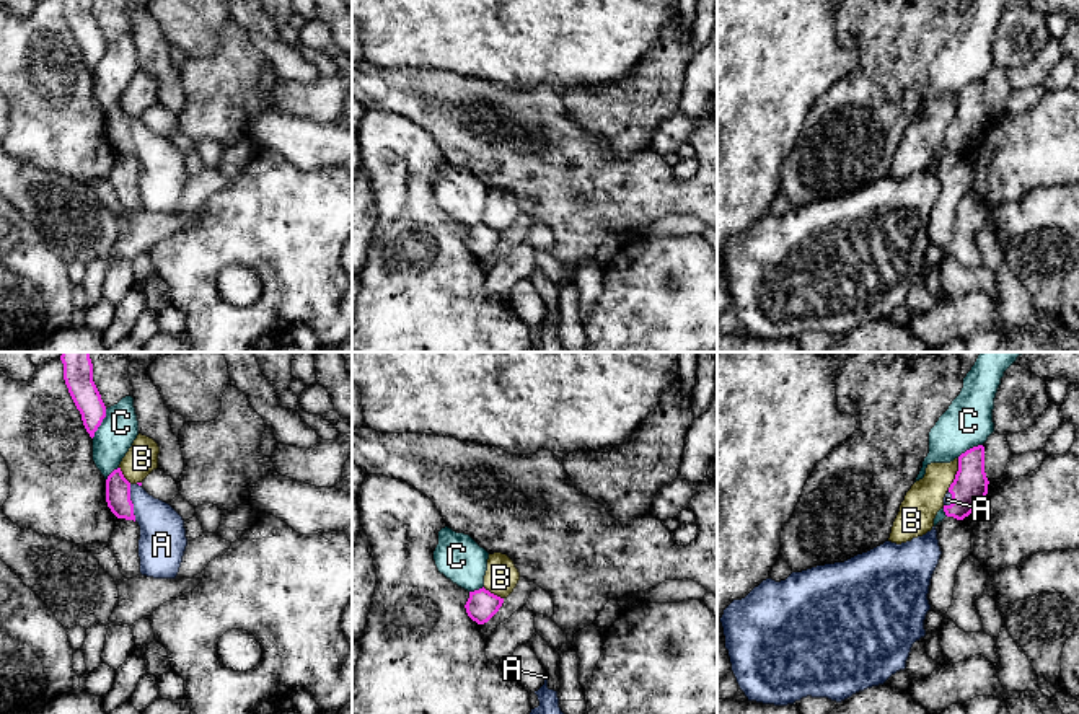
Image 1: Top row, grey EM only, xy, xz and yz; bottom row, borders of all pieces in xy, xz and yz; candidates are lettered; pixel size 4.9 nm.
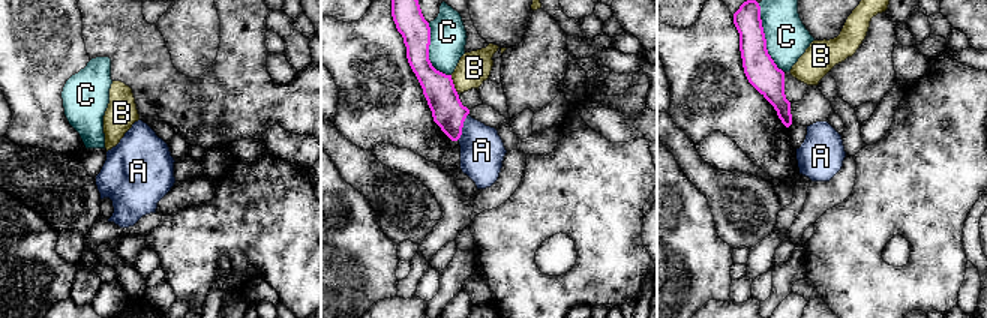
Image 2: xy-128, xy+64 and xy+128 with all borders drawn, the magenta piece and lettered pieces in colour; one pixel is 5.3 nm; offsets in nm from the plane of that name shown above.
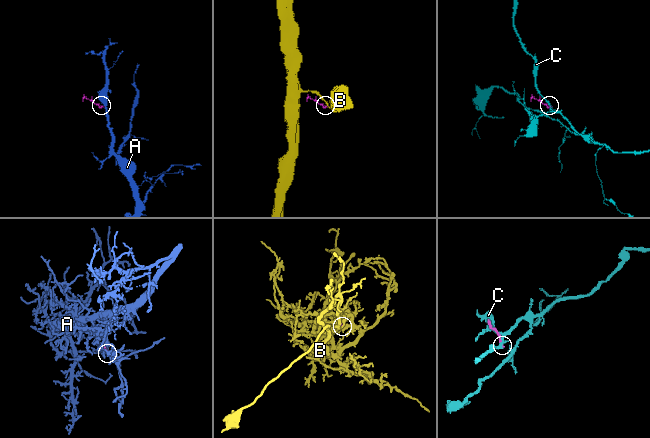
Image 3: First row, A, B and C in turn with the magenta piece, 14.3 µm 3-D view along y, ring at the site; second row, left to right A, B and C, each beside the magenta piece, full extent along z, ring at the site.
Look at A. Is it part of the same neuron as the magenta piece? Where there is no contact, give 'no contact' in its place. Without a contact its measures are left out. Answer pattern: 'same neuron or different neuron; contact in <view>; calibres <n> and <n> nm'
same neuron; contact in xy; calibres 130 and 220 nm

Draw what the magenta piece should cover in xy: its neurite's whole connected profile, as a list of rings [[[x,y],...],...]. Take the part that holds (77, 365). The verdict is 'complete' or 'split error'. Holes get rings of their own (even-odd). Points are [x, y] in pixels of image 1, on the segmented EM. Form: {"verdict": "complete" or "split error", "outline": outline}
{"verdict": "complete", "outline": [[[62,352],[64,380],[68,393],[81,414],[83,425],[90,437],[106,417],[106,406],[93,381],[93,364],[90,352]]]}

